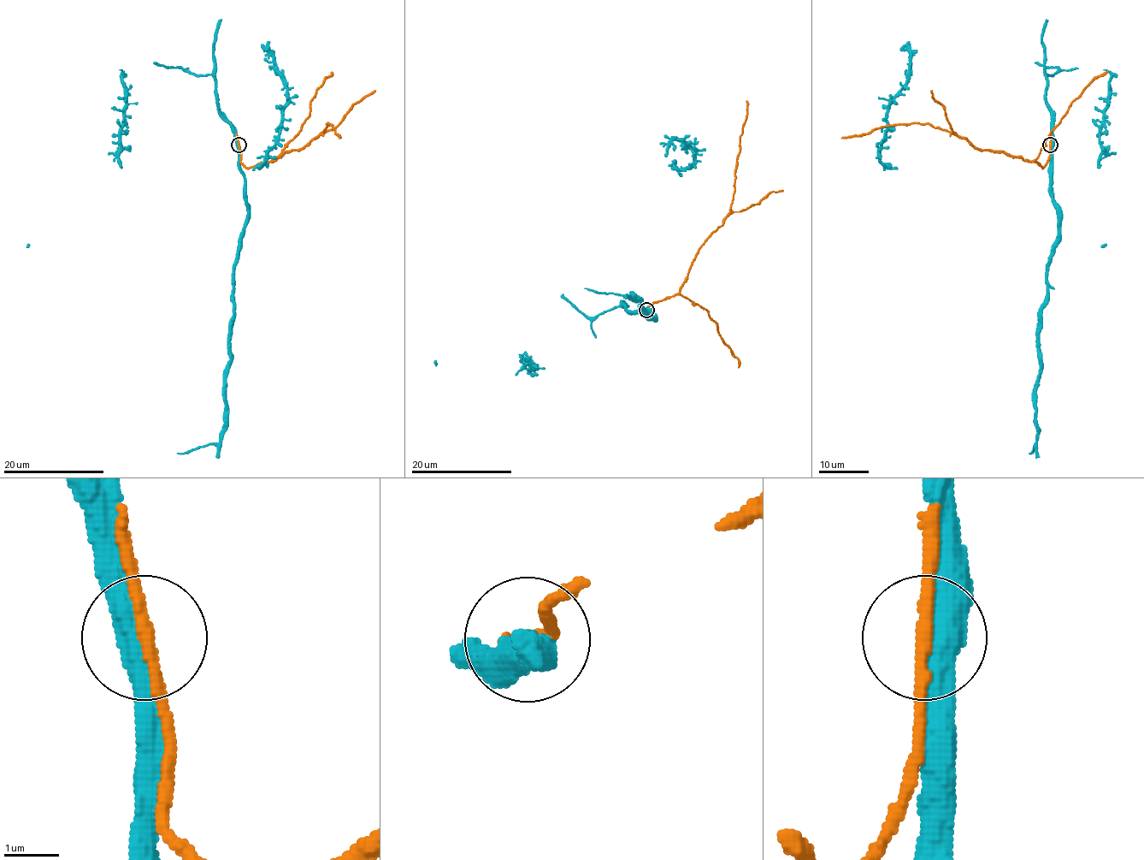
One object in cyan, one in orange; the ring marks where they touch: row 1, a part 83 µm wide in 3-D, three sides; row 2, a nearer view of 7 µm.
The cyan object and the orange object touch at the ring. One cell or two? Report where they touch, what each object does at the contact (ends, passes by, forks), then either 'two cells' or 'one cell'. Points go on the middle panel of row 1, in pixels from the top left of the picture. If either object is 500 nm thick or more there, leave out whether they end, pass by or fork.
at (646, 310); cyan passes by; orange passes by; one cell

